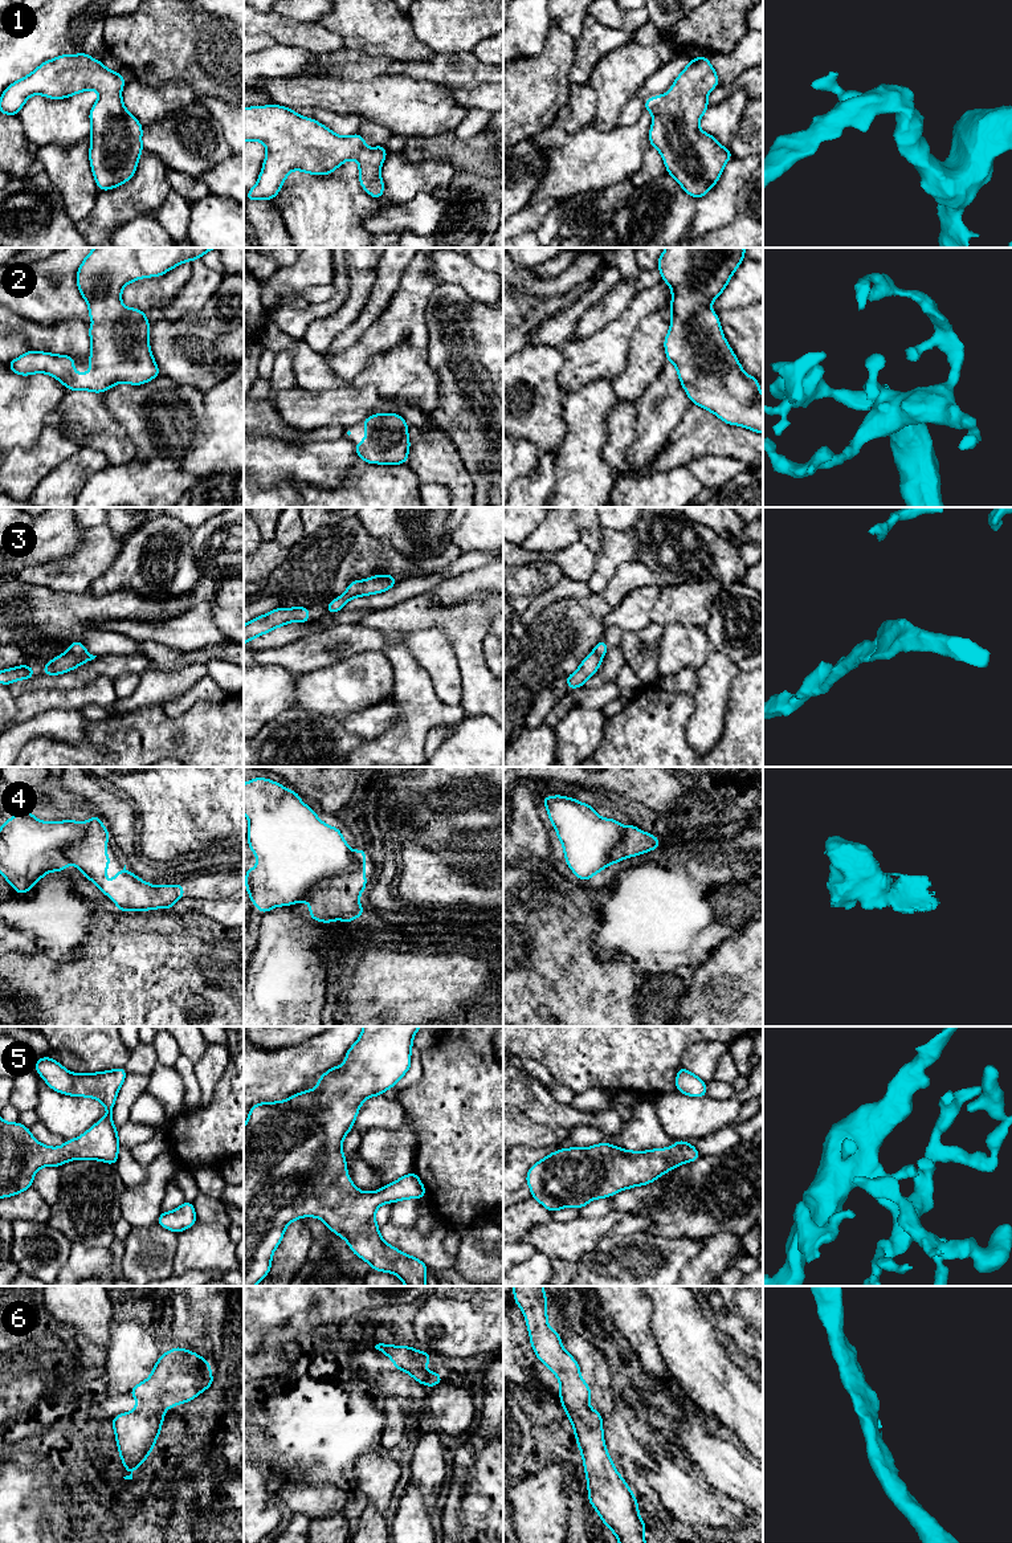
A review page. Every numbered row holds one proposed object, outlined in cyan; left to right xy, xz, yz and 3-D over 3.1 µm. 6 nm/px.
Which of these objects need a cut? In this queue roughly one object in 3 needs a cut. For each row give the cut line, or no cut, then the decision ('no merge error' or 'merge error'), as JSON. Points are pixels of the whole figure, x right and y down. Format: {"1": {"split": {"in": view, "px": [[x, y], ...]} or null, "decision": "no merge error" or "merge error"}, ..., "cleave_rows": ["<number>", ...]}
{"1": {"split": null, "decision": "no merge error"}, "2": {"split": null, "decision": "no merge error"}, "3": {"split": null, "decision": "no merge error"}, "4": {"split": {"in": "xz", "px": [[354, 856], [354, 865], [349, 870], [322, 880], [303, 898]]}, "decision": "merge error"}, "5": {"split": null, "decision": "no merge error"}, "6": {"split": null, "decision": "no merge error"}, "cleave_rows": ["4"]}

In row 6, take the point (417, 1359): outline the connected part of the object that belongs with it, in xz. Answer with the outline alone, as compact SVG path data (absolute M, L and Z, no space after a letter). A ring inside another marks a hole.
M384 1343L376 1344L375 1348L392 1359L395 1363L393 1369L408 1372L416 1381L429 1388L444 1381L440 1373L424 1369L425 1364L432 1360L430 1354L417 1351L413 1347L389 1346Z

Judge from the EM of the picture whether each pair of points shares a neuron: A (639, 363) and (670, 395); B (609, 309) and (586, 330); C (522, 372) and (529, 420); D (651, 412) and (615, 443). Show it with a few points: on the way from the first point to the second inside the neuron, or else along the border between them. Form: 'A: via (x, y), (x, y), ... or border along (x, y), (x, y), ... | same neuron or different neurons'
A: border along (666, 360), (660, 374), (635, 401) | different neurons
B: via (604, 311), (591, 325) | same neuron
C: via (534, 383), (538, 386), (538, 396), (534, 408) | same neuron
D: border along (635, 403), (635, 441), (625, 457) | different neurons

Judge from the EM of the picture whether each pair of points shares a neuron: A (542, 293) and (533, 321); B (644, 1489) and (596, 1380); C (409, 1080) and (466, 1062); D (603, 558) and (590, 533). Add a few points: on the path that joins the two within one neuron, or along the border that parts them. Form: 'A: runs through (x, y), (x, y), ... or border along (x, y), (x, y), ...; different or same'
A: border along (572, 288), (566, 293), (543, 299); different
B: runs through (632, 1462), (632, 1454), (617, 1439), (606, 1407); same
C: border along (420, 1050), (421, 1076), (399, 1092); different
D: border along (604, 529), (602, 546), (595, 554); different

